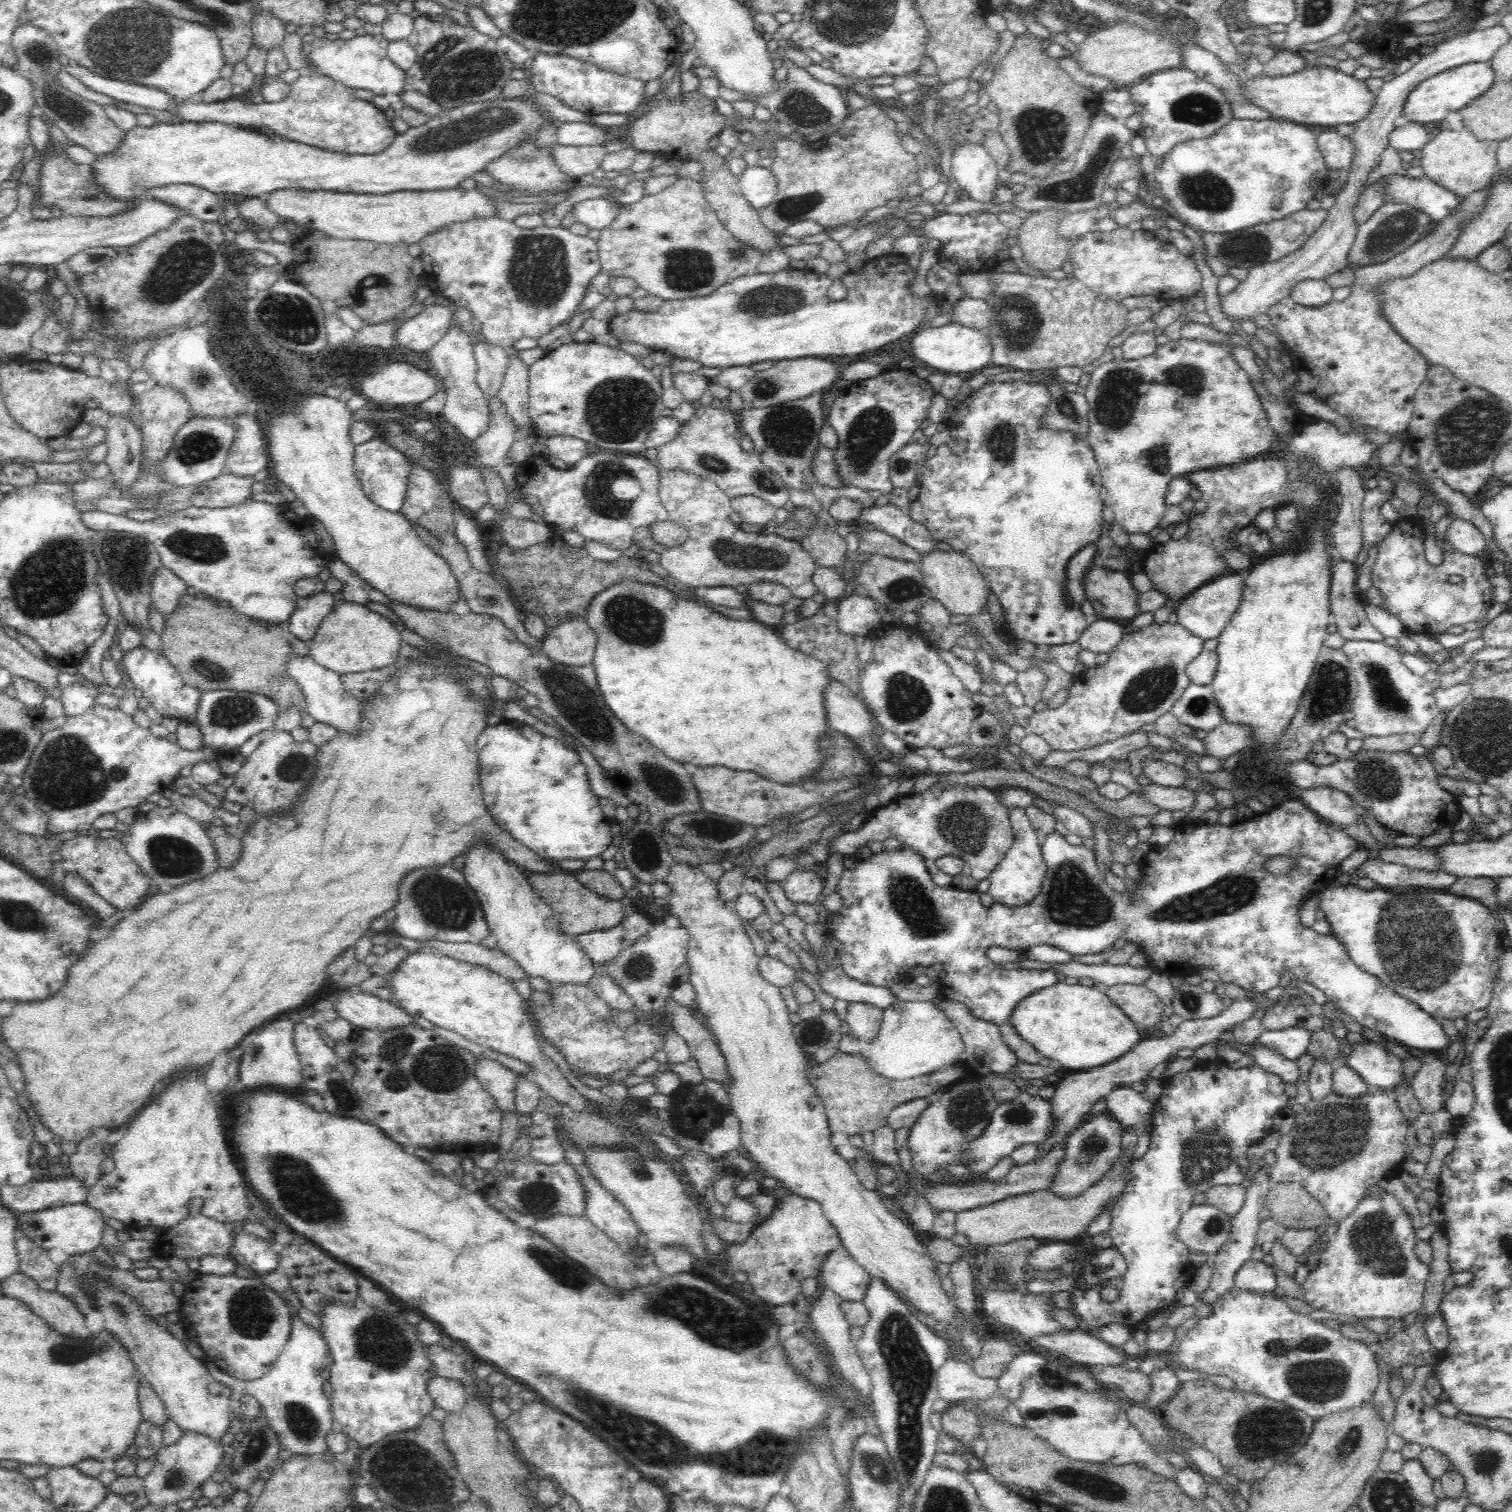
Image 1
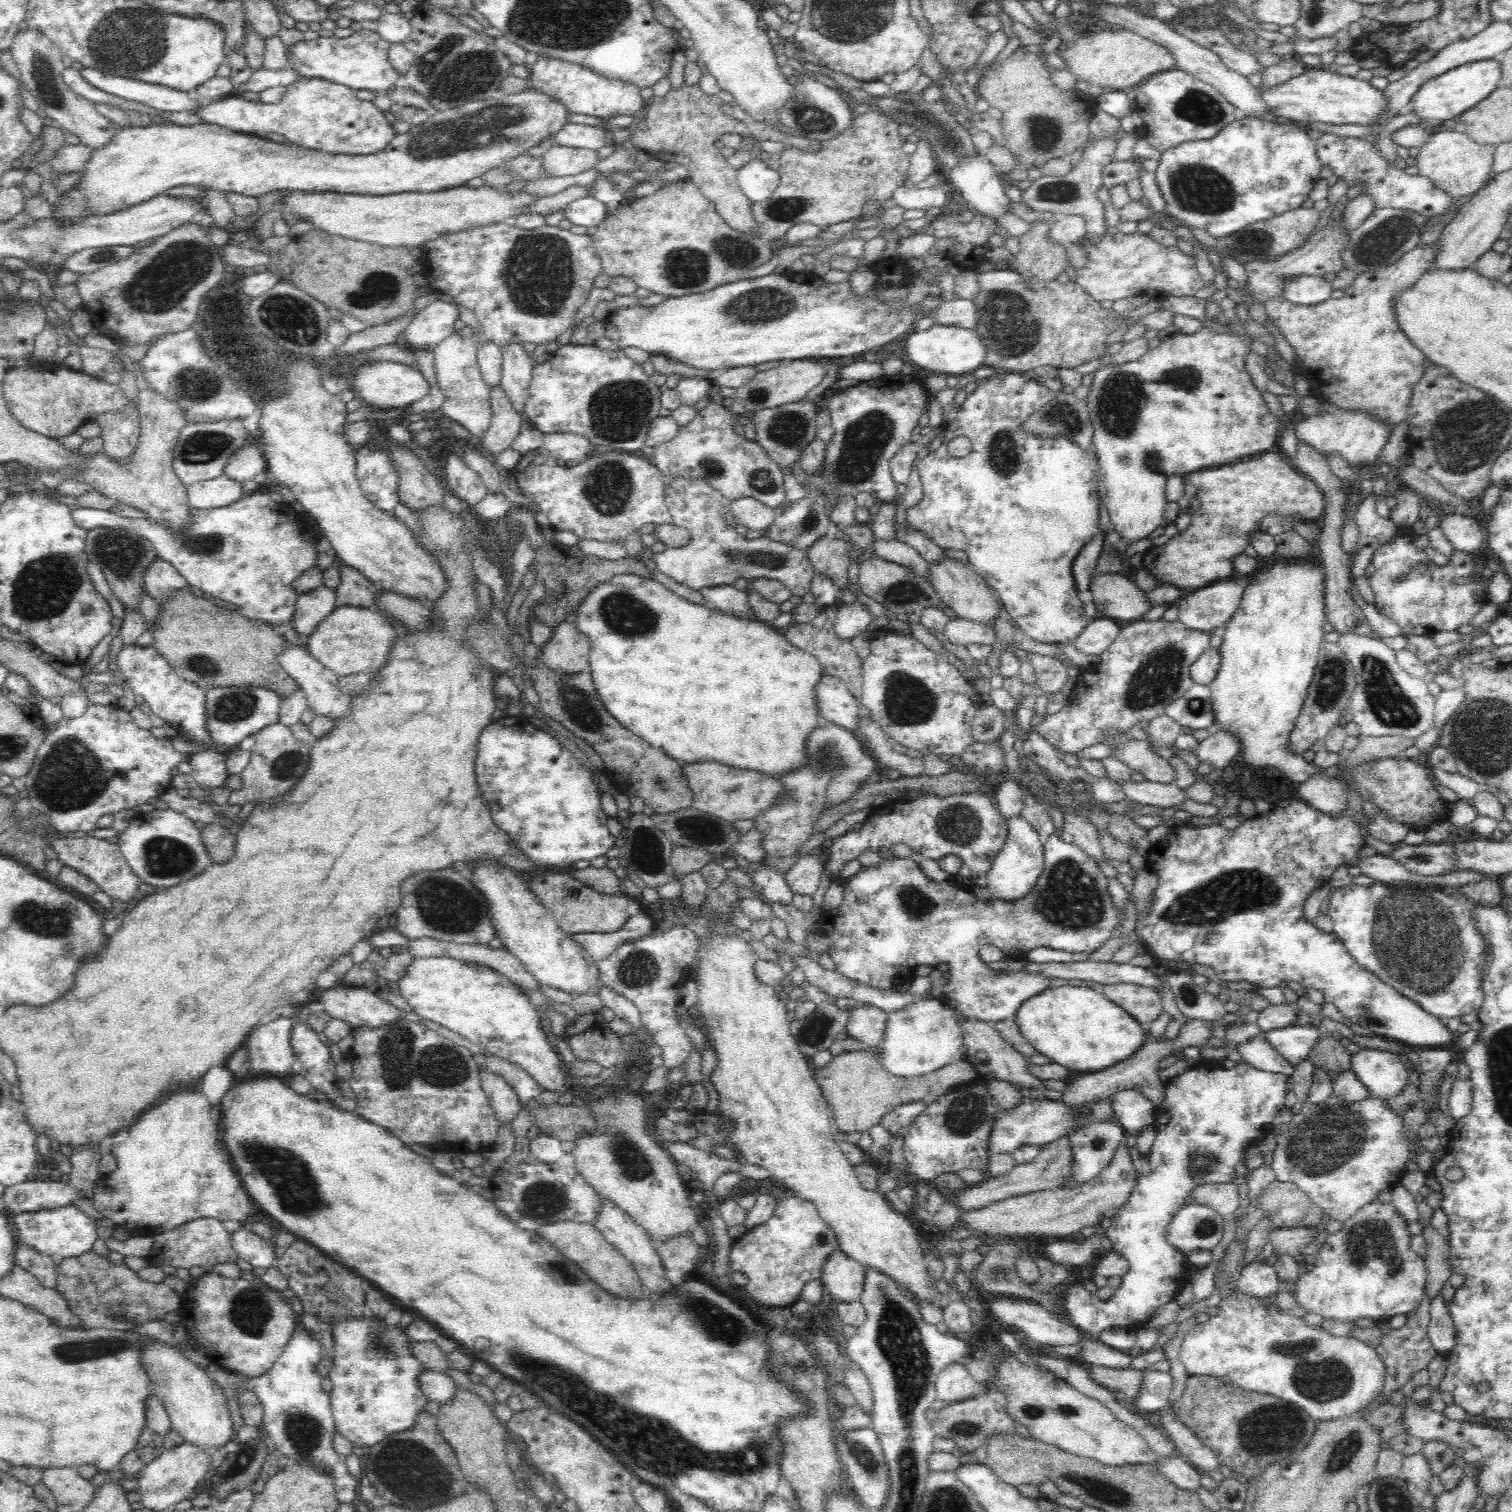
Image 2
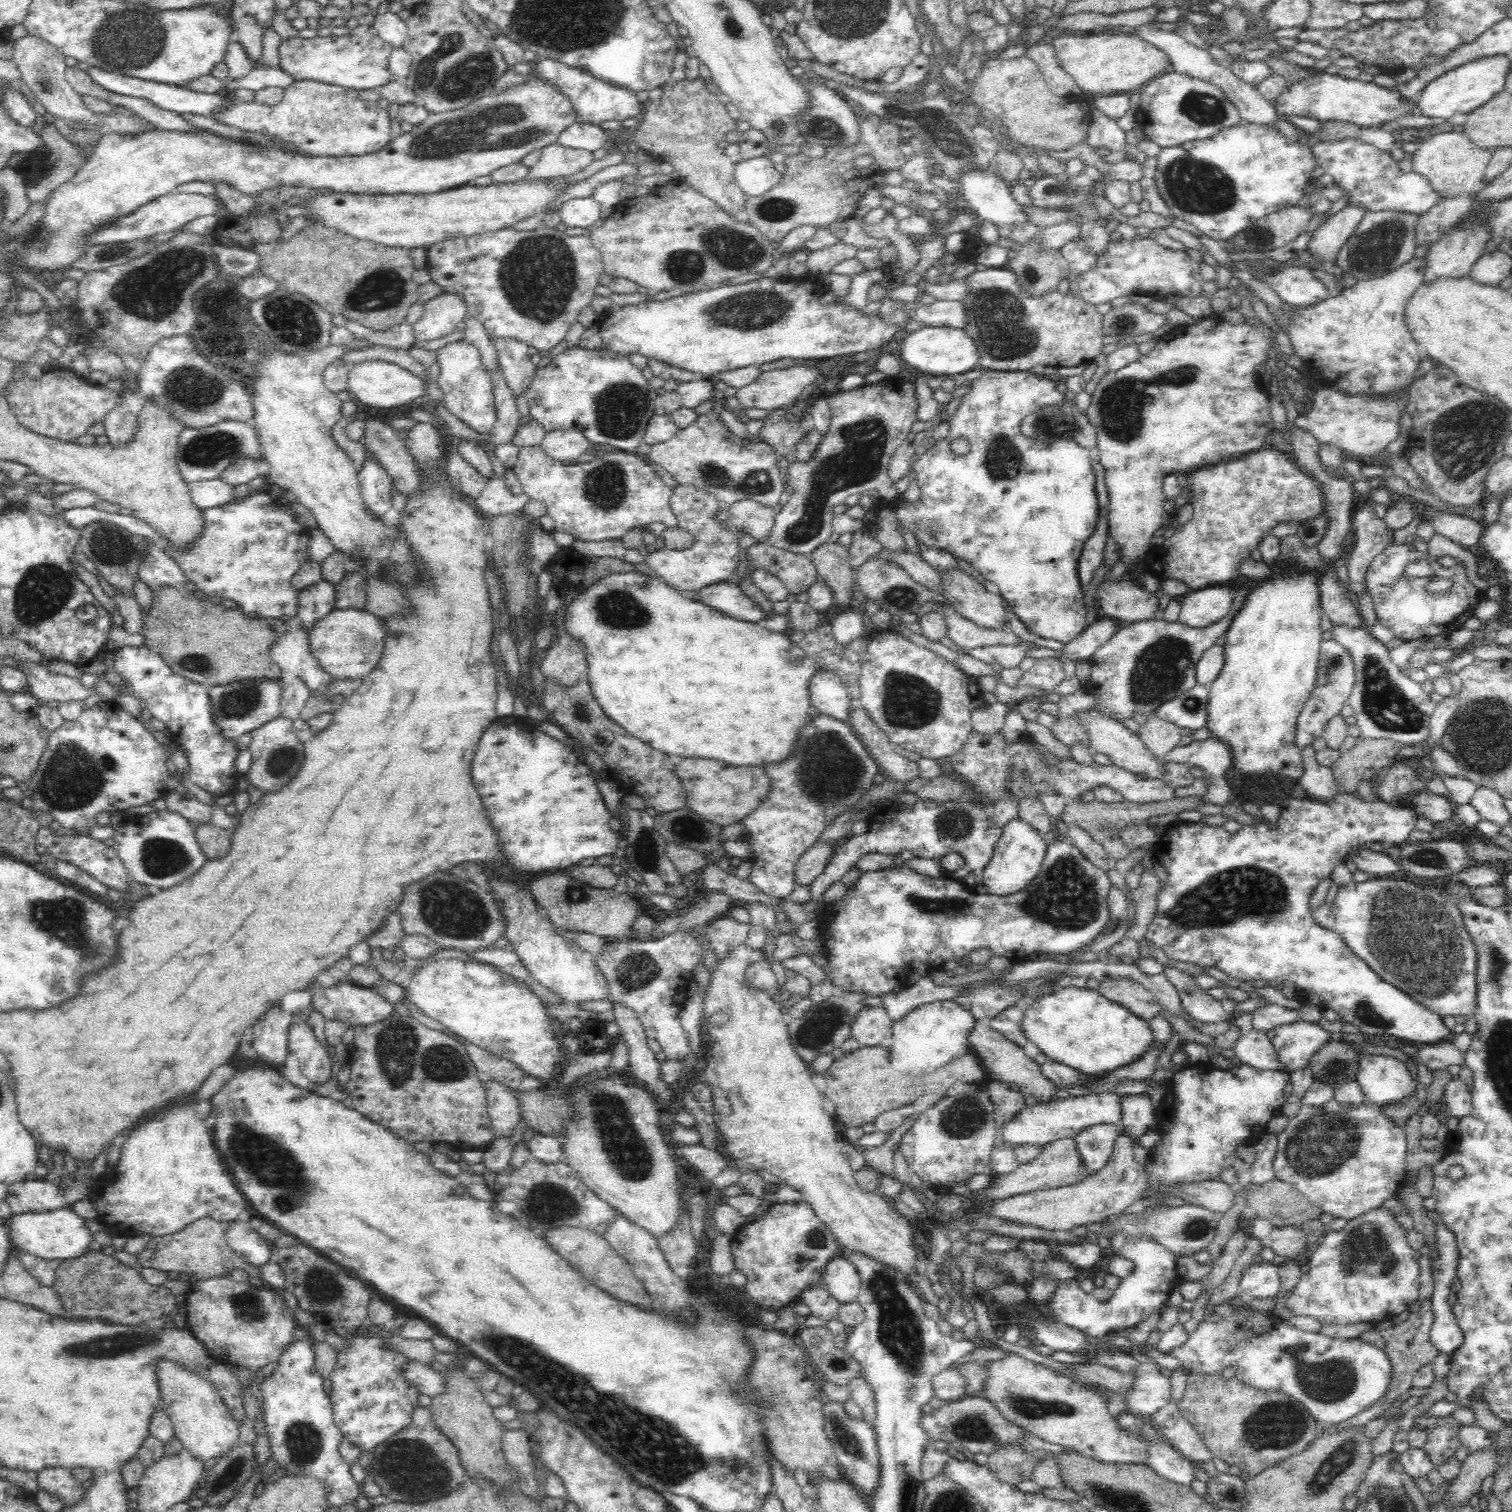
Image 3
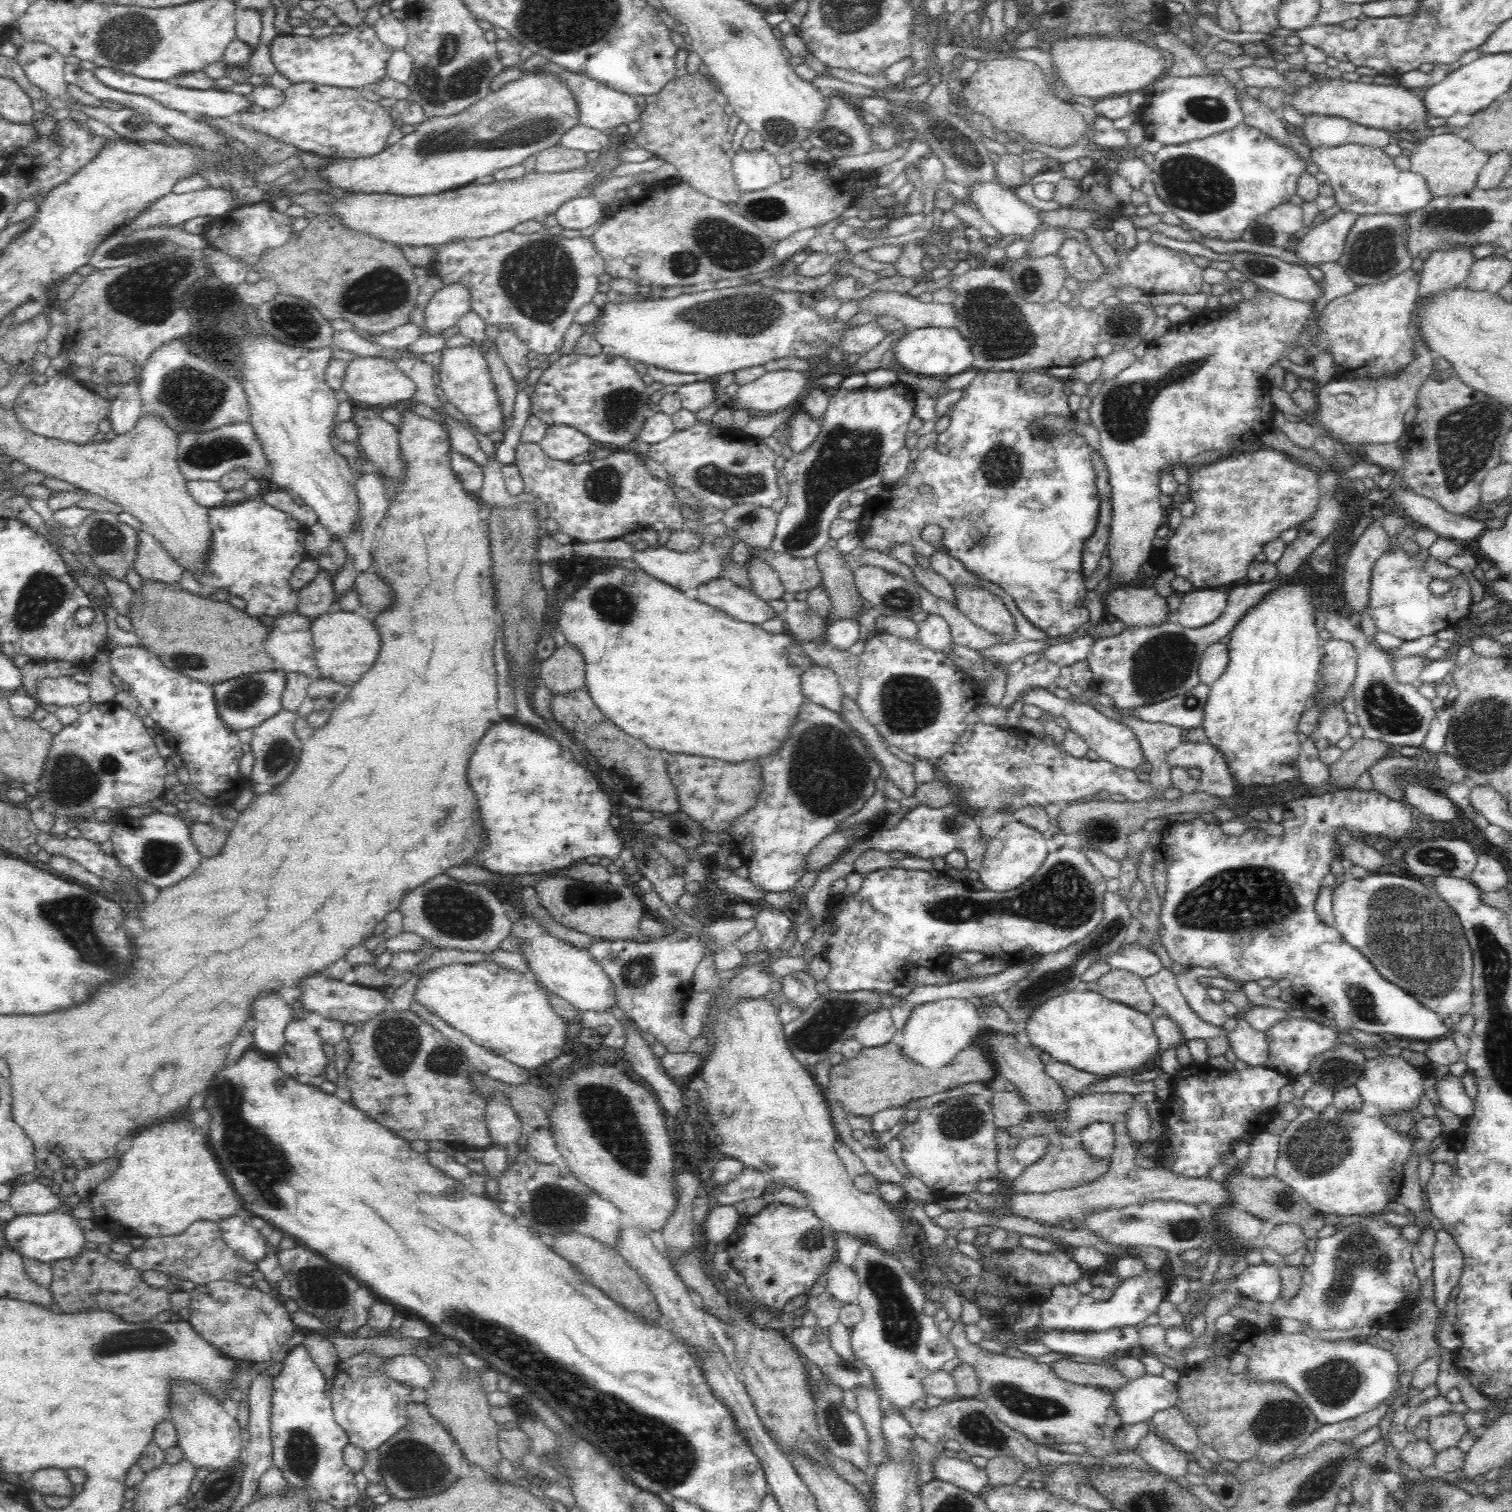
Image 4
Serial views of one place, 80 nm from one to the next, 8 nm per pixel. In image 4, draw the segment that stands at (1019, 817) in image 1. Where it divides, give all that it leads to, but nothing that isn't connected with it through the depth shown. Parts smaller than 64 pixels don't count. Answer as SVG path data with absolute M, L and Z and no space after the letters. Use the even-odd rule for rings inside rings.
M1010 822L987 842L987 850L982 854L981 865L977 869L979 879L988 890L994 892L1012 890L1026 882L1042 866L1048 853L1042 833L1023 823Z

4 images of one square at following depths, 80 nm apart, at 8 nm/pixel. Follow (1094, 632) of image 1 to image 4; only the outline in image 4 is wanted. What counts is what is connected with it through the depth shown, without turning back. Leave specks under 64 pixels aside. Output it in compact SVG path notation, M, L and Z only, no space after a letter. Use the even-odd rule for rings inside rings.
M1082 635L1069 642L1062 641L1051 645L1038 653L1040 653L1040 658L1046 659L1048 662L1052 661L1060 668L1071 667L1075 662L1085 660L1094 640L1092 636Z

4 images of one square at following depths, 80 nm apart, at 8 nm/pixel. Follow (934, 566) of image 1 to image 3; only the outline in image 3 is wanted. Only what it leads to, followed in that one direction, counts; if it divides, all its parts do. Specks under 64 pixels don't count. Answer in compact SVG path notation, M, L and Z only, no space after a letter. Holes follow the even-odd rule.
M961 569L943 574L941 579L943 597L964 618L988 630L1008 628L1002 595L989 593L981 583Z

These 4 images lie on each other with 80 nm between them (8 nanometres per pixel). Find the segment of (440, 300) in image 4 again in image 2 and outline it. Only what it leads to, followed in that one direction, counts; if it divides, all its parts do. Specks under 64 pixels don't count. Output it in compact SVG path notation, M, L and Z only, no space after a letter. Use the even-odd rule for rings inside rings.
M432 298L432 301L406 327L409 349L433 351L439 342L454 334L455 322L460 320L458 303Z

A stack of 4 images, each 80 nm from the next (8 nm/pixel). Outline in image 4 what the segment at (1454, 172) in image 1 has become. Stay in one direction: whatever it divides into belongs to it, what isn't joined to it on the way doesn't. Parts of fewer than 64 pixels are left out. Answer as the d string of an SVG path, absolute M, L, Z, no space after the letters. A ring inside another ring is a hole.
M1434 134L1426 140L1416 140L1409 157L1409 171L1421 174L1427 182L1433 197L1456 196L1476 187L1476 178L1489 156L1484 151L1475 149L1466 138L1456 134Z

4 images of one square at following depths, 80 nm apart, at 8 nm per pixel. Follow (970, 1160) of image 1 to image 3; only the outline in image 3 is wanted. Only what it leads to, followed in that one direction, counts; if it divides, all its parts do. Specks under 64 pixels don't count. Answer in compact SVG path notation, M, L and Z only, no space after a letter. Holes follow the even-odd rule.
M1092 1092L1088 1095L1058 1098L1048 1104L1029 1103L1022 1112L1005 1124L999 1132L999 1138L1012 1146L1020 1144L1048 1144L1062 1138L1075 1138L1082 1130L1095 1124L1113 1124L1122 1128L1122 1105L1124 1096L1113 1092Z

